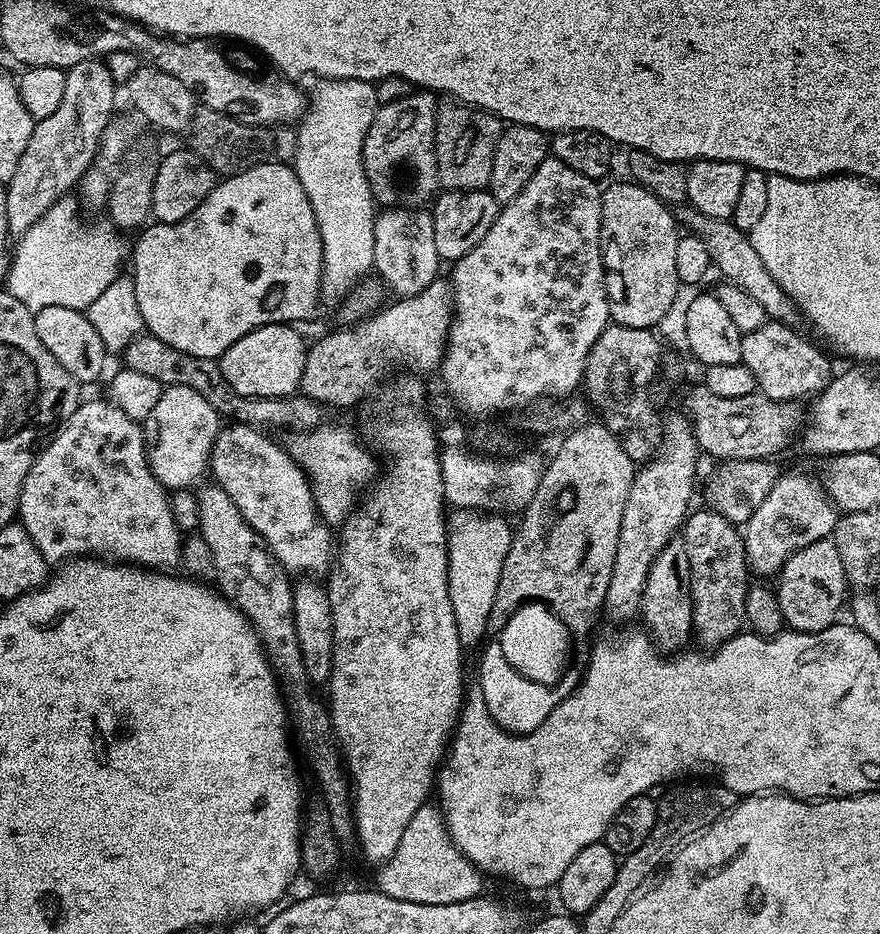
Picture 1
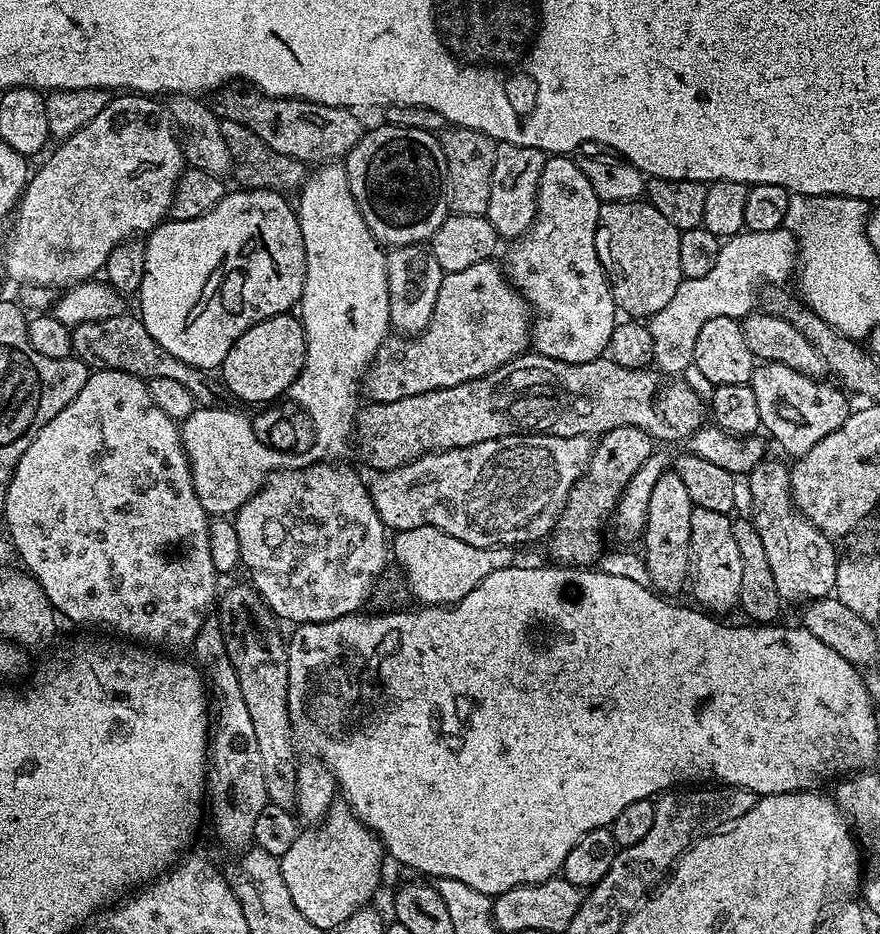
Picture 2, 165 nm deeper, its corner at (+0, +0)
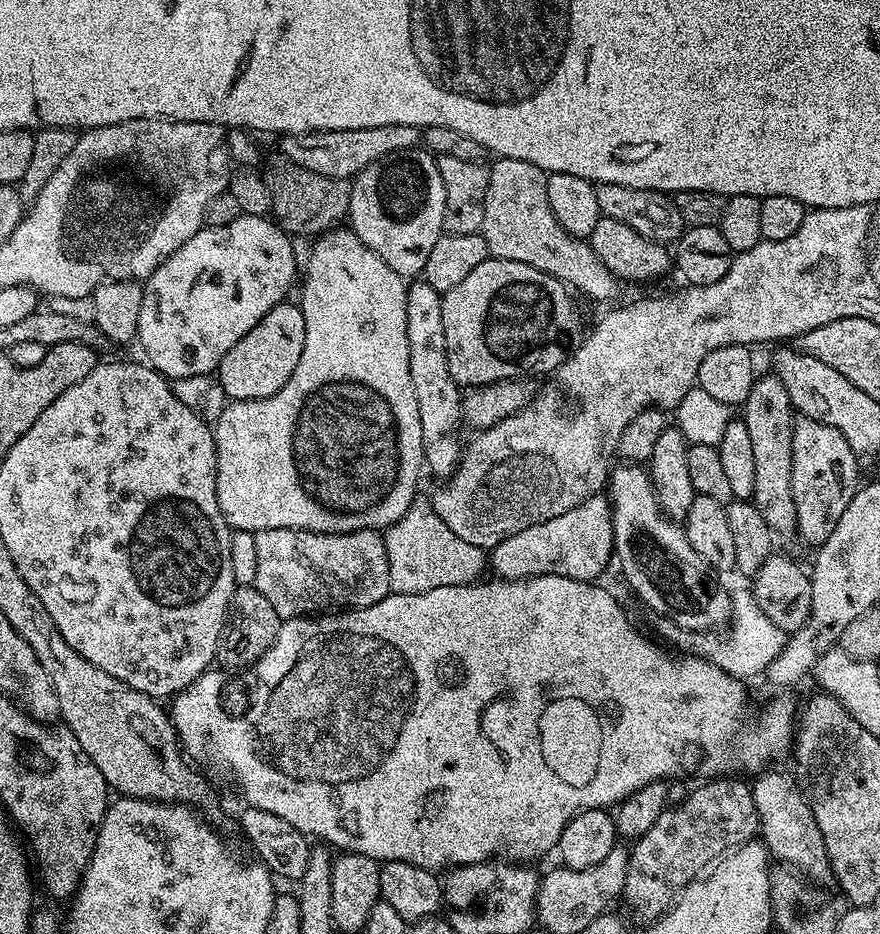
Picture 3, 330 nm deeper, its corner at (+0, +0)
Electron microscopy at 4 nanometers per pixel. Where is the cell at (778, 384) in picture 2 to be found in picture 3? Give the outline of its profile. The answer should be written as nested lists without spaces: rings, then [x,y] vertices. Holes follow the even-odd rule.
[[[800,416],[794,423],[792,439],[792,493],[796,511],[796,532],[806,543],[819,546],[830,538],[842,510],[850,506],[856,489],[861,487],[860,464],[856,451],[834,430],[809,416]]]

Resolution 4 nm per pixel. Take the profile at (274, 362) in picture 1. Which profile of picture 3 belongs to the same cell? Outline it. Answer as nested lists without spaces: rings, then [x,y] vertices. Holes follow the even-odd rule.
[[[285,302],[274,306],[254,330],[242,334],[242,338],[226,350],[226,358],[222,358],[218,379],[229,401],[261,400],[270,398],[270,394],[278,394],[278,390],[290,382],[298,358],[302,358],[302,346],[306,346],[306,318],[300,305]]]

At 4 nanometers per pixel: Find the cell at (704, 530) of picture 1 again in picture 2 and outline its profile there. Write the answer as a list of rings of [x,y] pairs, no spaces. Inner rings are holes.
[[[693,507],[690,514],[690,592],[692,588],[692,596],[697,600],[695,603],[709,614],[728,612],[740,603],[742,557],[732,522],[731,515],[718,514],[718,510]]]

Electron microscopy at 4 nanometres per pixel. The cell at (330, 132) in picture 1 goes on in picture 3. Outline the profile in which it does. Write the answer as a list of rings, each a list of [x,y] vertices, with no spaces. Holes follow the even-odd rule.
[[[337,226],[320,233],[312,240],[312,249],[308,263],[302,268],[302,287],[300,288],[301,300],[299,302],[302,314],[306,318],[306,346],[302,346],[302,358],[298,358],[298,366],[294,366],[294,374],[290,374],[290,382],[278,390],[278,394],[270,394],[270,398],[261,400],[233,400],[222,410],[222,414],[216,419],[214,435],[216,438],[216,493],[218,494],[218,506],[226,518],[228,527],[238,532],[261,532],[262,530],[274,530],[275,528],[293,528],[294,530],[306,530],[307,532],[321,532],[322,534],[346,534],[354,530],[370,528],[373,530],[387,530],[391,524],[398,522],[406,510],[410,510],[412,501],[418,496],[416,487],[420,484],[420,471],[425,471],[424,443],[422,442],[422,418],[418,414],[418,398],[414,398],[414,382],[410,382],[410,342],[406,342],[406,287],[405,277],[400,276],[374,250],[370,250],[356,237],[355,232],[348,226]]]

